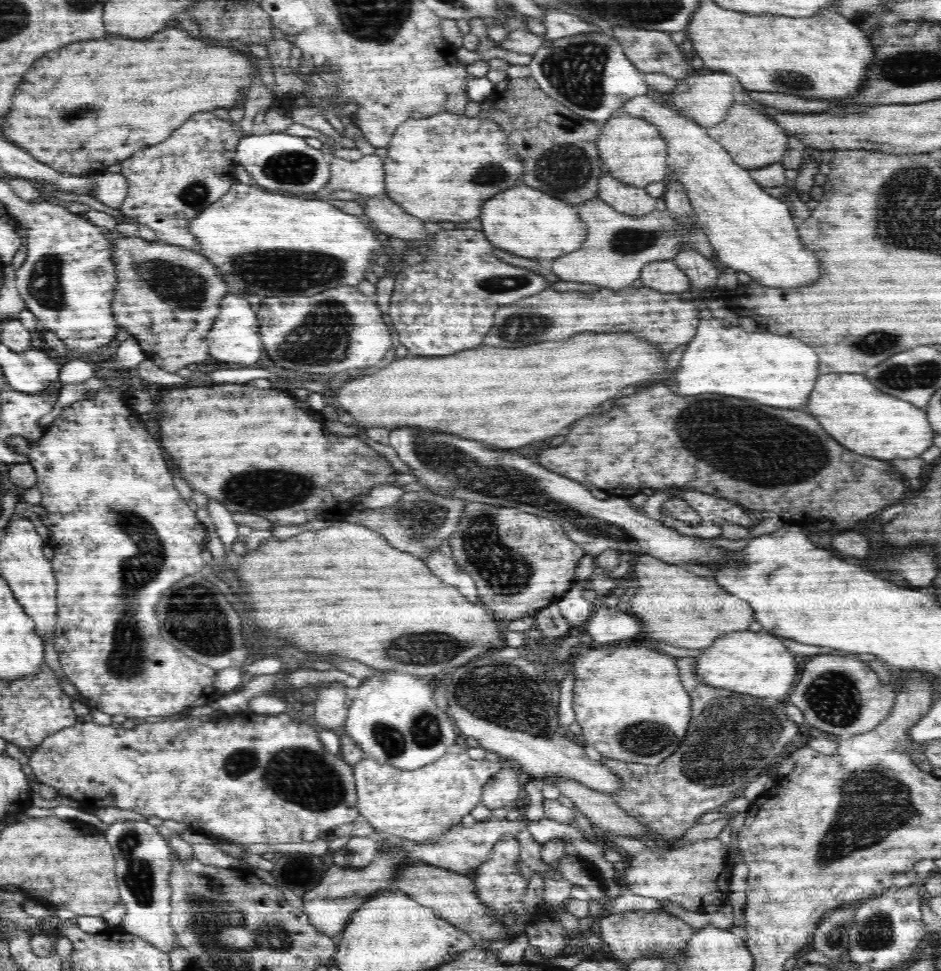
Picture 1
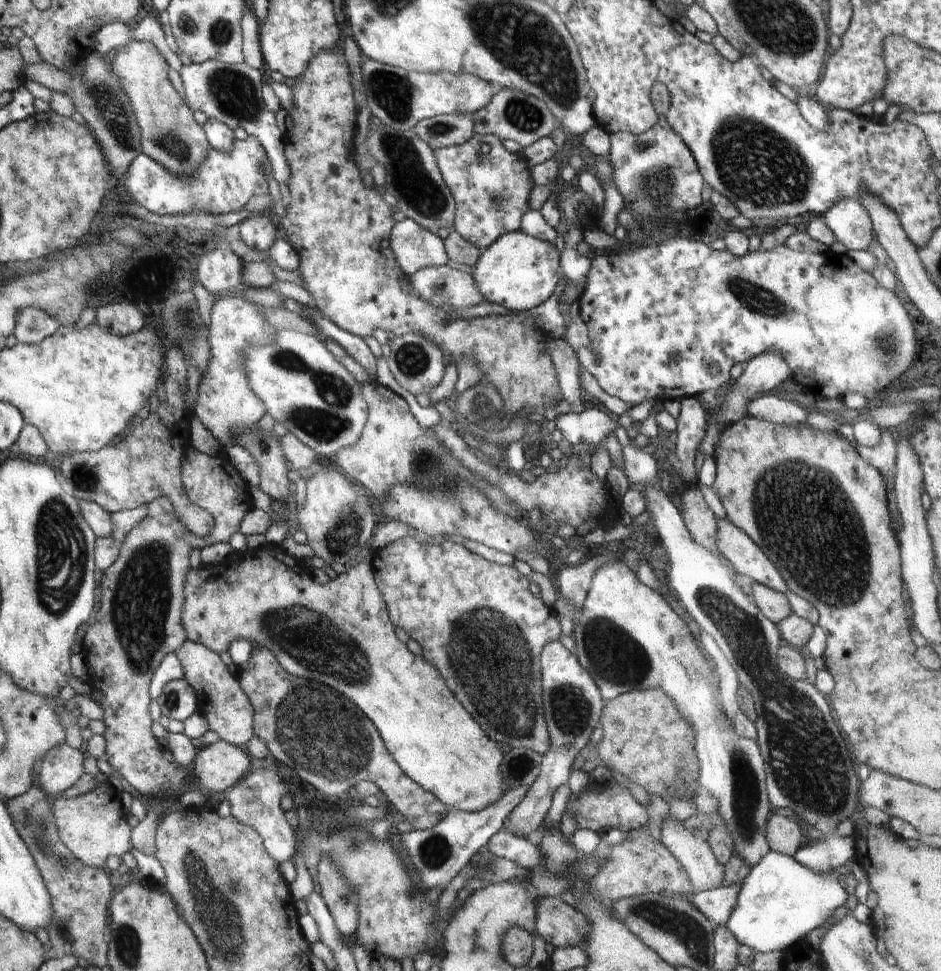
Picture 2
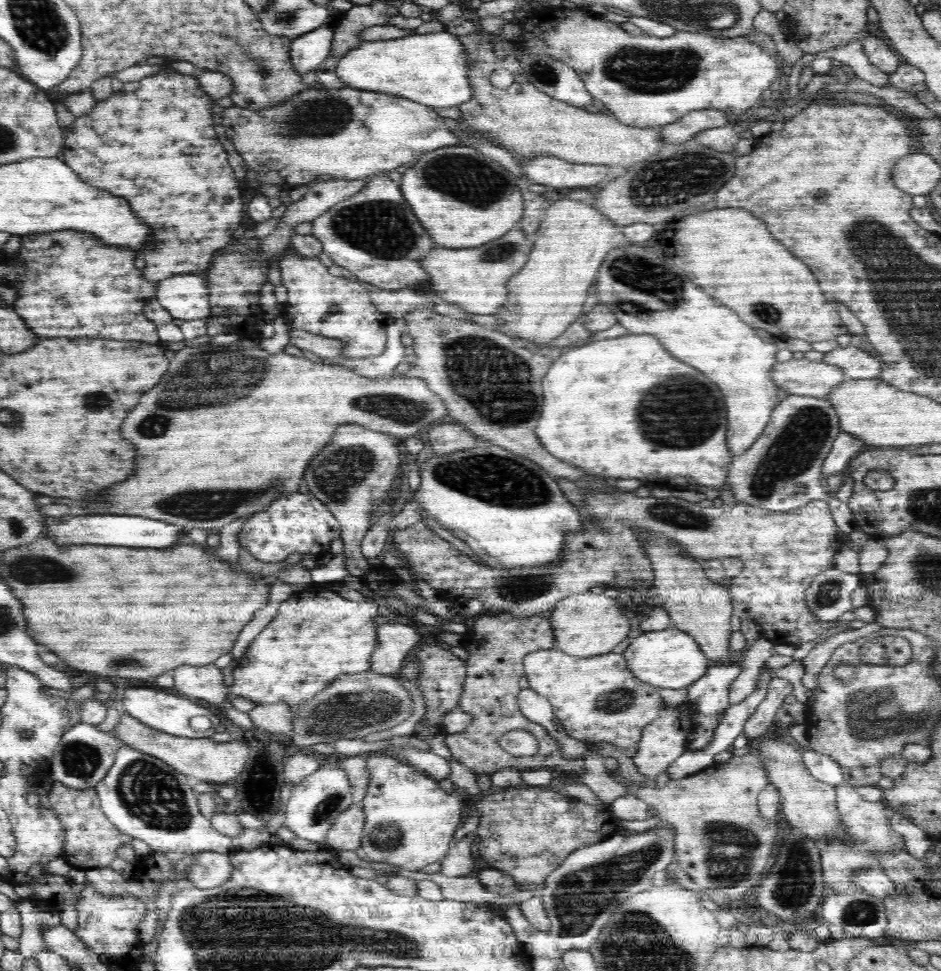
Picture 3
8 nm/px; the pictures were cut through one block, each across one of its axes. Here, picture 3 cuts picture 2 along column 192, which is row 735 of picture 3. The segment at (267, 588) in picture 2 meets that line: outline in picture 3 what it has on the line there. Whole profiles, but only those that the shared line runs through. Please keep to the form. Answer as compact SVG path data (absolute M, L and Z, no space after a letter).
M558 648L537 650L524 657L525 676L528 678L530 689L546 698L558 722L564 726L566 733L585 744L606 742L620 752L624 750L638 751L642 732L646 726L658 718L664 706L656 686L641 682L628 669L626 659L620 653L612 651L608 654L598 654L588 658L578 658L566 654Z

